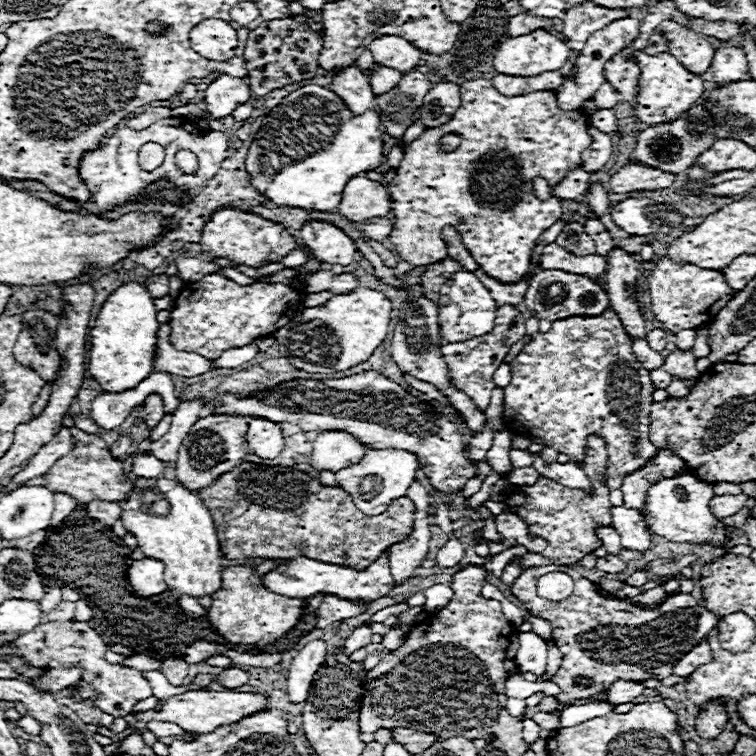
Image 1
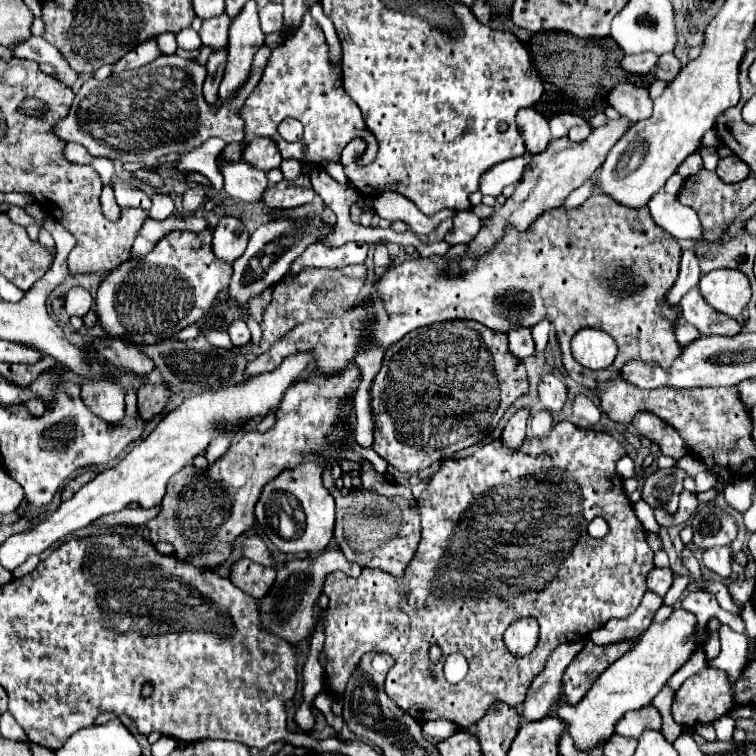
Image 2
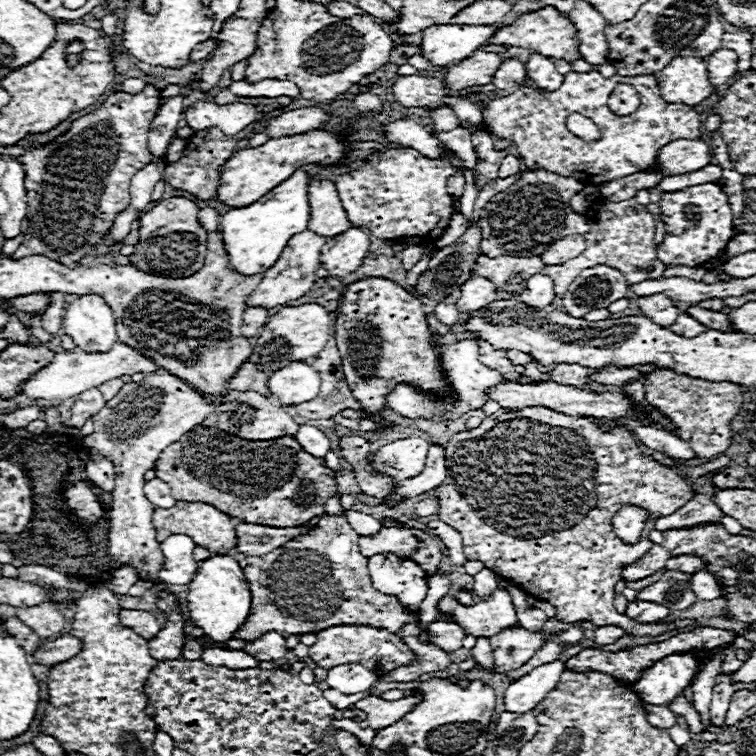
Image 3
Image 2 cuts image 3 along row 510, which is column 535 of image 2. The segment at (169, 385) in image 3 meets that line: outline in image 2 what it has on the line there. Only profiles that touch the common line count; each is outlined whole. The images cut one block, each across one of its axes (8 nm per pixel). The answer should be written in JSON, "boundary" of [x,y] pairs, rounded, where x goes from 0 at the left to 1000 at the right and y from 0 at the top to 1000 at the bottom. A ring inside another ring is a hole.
{"boundary":[[[693,143],[683,151],[685,172],[693,183],[696,198],[701,204],[720,201],[728,188],[728,167],[725,159],[709,143]]]}

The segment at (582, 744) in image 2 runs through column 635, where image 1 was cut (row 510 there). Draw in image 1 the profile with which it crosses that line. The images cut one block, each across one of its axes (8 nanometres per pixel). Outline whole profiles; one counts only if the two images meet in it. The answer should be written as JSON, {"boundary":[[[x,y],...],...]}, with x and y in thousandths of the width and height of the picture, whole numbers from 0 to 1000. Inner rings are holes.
{"boundary":[[[902,627],[894,632],[878,632],[870,640],[860,643],[857,648],[857,664],[849,675],[857,690],[857,698],[862,706],[878,709],[886,717],[907,717],[907,720],[942,720],[942,722],[960,722],[966,714],[963,696],[955,693],[947,683],[939,677],[939,661],[942,661],[942,640],[931,640],[929,635],[921,635],[915,627]]]}

